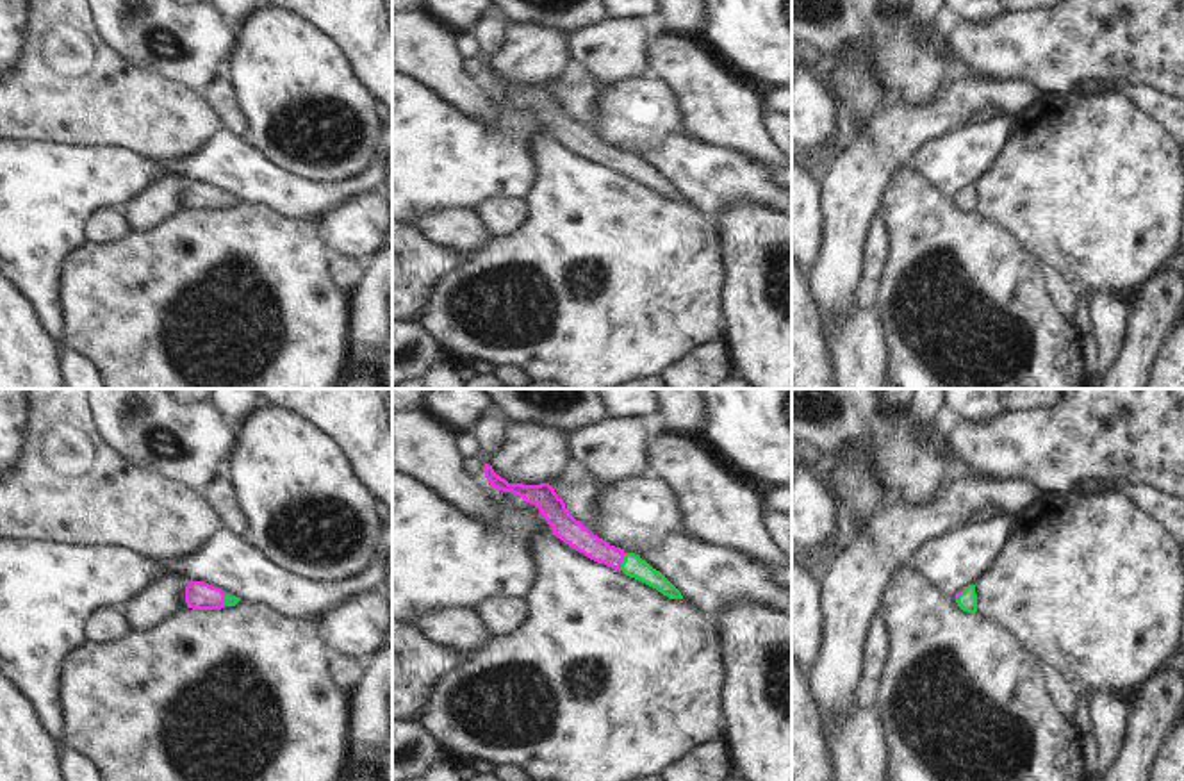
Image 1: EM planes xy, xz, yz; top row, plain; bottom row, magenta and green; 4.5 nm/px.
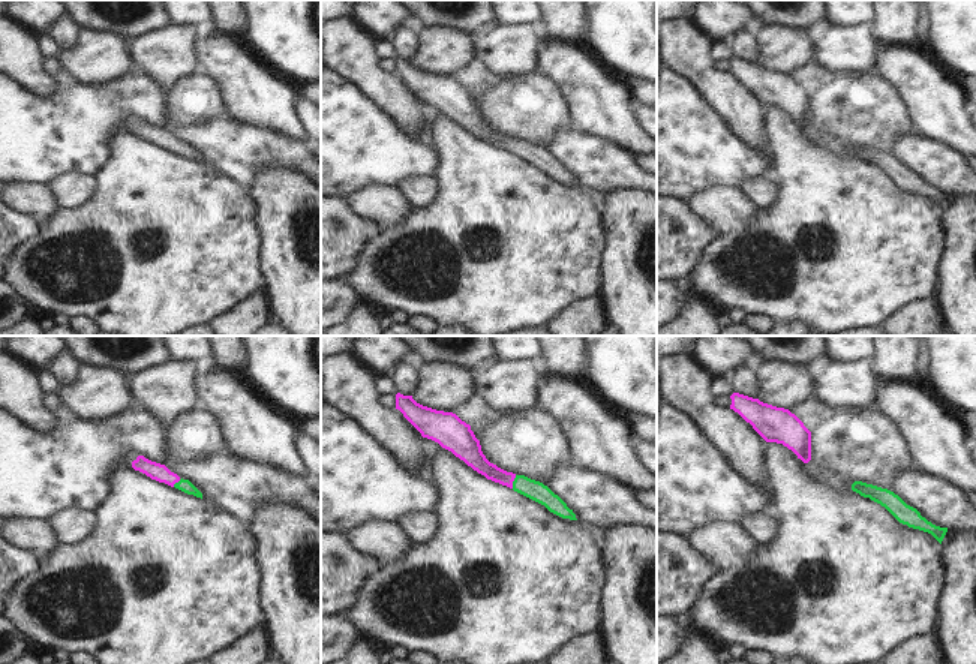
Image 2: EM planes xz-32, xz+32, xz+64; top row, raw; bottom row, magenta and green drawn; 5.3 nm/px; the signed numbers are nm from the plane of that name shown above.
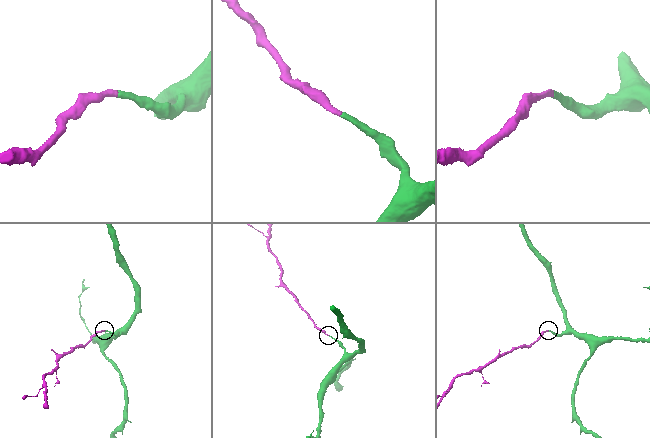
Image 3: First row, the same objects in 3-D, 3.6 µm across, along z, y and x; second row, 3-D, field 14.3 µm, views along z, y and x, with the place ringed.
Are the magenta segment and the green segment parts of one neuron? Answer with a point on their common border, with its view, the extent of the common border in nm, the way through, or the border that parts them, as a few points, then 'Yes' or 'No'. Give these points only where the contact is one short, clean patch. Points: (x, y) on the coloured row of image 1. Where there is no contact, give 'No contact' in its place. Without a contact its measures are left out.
Touches magenta at xz (621, 562). Shared border 90 nm. Path across: xz (575, 534), (621, 562), (633, 566). Yes.

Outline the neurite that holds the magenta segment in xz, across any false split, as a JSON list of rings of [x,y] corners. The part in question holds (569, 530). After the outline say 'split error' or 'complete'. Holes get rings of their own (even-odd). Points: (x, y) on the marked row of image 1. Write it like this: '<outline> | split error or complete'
[[[485,464],[485,478],[492,489],[512,492],[522,497],[526,503],[535,505],[544,515],[547,524],[560,540],[583,553],[597,563],[604,563],[615,571],[622,571],[626,576],[635,578],[669,599],[683,599],[681,592],[656,569],[635,553],[626,553],[621,547],[610,546],[606,540],[594,535],[580,521],[576,521],[565,508],[563,499],[555,492],[549,483],[522,485],[508,483],[497,476],[492,465]]] | split error

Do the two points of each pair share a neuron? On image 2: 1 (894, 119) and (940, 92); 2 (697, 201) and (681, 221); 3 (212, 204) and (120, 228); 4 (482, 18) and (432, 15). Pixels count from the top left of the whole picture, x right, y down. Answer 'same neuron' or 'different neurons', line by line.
1: different neurons
2: different neurons
3: same neuron
4: same neuron

